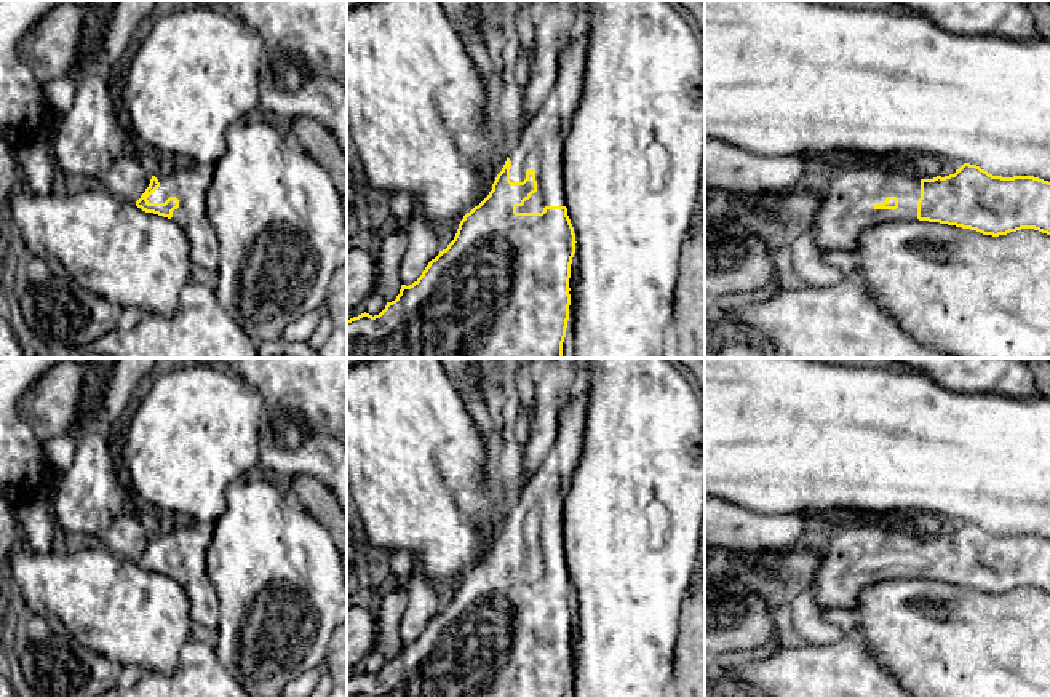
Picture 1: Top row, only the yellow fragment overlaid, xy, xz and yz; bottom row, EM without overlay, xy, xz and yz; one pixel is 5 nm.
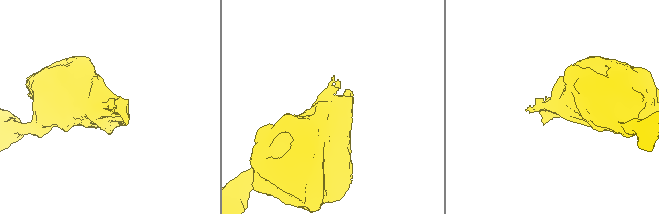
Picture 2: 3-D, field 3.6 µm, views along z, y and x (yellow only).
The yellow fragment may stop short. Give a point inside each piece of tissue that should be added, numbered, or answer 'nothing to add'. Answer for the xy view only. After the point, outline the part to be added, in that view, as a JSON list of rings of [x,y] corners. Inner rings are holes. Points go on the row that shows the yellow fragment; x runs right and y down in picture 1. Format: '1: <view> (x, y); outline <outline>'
1: xy (107, 245); outline [[[177,161],[168,176],[155,176],[160,187],[147,198],[149,203],[165,203],[169,197],[179,200],[173,217],[145,213],[129,200],[110,193],[107,189],[93,187],[77,193],[48,195],[30,193],[21,185],[8,200],[10,216],[22,238],[22,256],[45,259],[54,272],[70,277],[82,288],[120,305],[137,307],[147,315],[173,317],[179,307],[181,289],[190,281],[190,270],[198,265],[216,273],[219,267],[219,243],[206,216],[206,192],[213,182],[211,168],[200,161]]]

